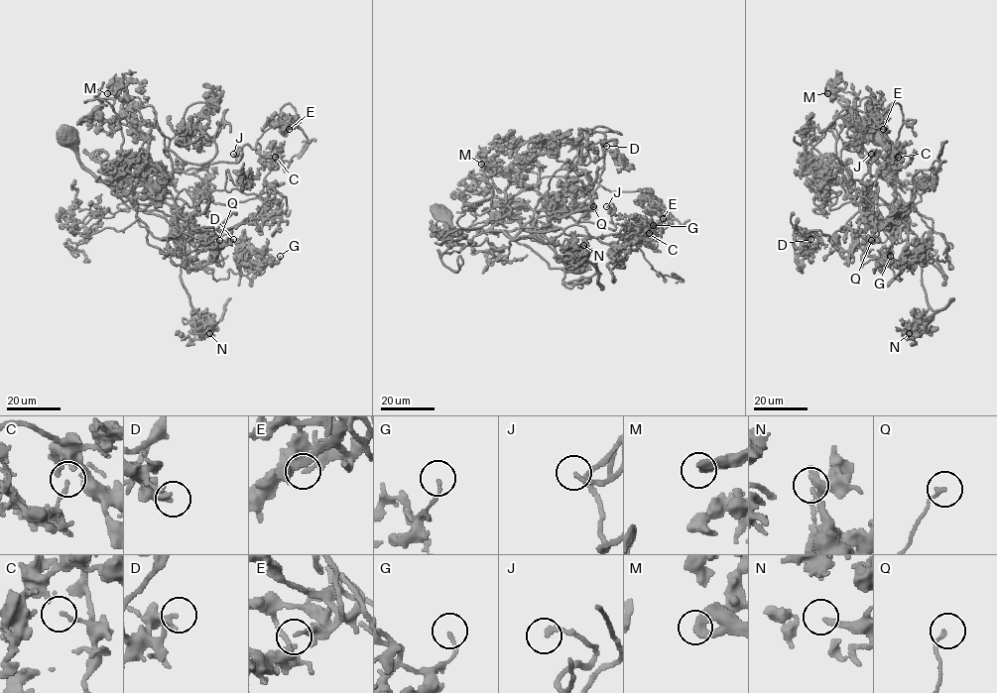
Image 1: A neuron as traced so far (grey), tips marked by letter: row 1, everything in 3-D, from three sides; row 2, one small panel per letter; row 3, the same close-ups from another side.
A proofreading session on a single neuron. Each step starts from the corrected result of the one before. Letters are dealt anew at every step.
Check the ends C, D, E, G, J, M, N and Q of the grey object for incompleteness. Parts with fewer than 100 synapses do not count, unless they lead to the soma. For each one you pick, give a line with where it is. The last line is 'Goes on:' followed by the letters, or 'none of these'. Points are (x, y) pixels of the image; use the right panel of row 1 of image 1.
J: (871, 154)
Goes on: J

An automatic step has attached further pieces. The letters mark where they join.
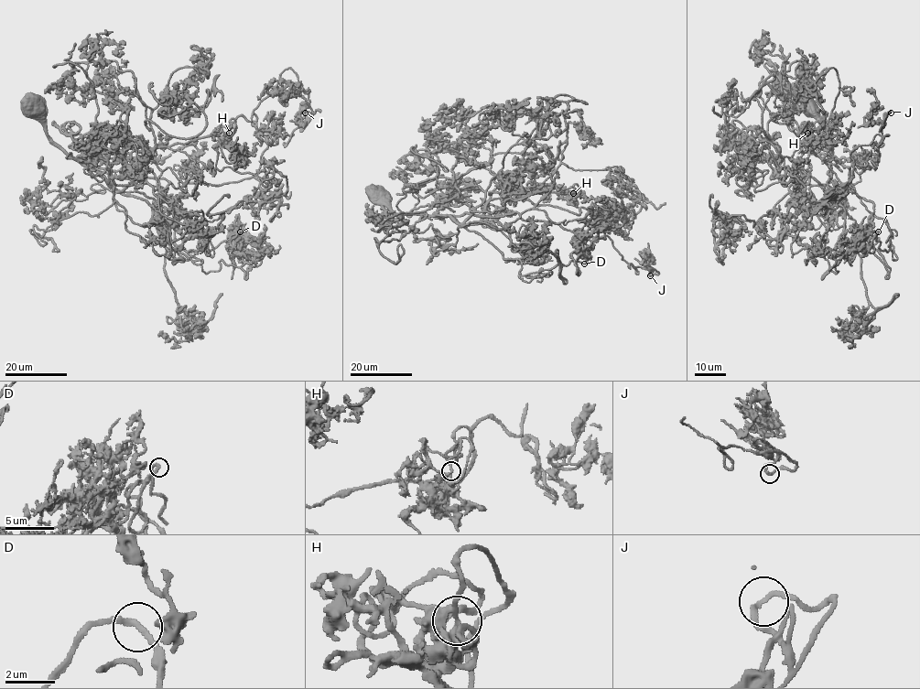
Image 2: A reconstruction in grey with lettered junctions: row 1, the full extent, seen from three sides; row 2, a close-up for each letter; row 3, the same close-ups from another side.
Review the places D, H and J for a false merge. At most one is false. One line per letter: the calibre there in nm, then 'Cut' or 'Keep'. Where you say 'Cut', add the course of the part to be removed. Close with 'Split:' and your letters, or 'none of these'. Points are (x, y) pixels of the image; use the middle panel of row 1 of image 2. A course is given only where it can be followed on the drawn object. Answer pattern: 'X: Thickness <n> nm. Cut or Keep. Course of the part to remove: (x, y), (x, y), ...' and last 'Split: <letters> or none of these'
D: Thickness 220 nm. Keep
H: Thickness 170 nm. Keep
J: Thickness 170 nm. Keep
Split: none of these

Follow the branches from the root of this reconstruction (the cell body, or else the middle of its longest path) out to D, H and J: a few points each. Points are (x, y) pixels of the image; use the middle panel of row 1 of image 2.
D: (377, 192), (395, 213), (451, 215), (481, 235), (504, 259), (518, 259), (519, 275), (570, 261), (584, 263)
H: (377, 192), (395, 213), (439, 216), (481, 216), (485, 205), (500, 198), (527, 199), (579, 215), (573, 193)
J: (377, 192), (398, 214), (499, 217), (515, 211), (524, 220), (607, 235), (623, 260), (650, 275)

